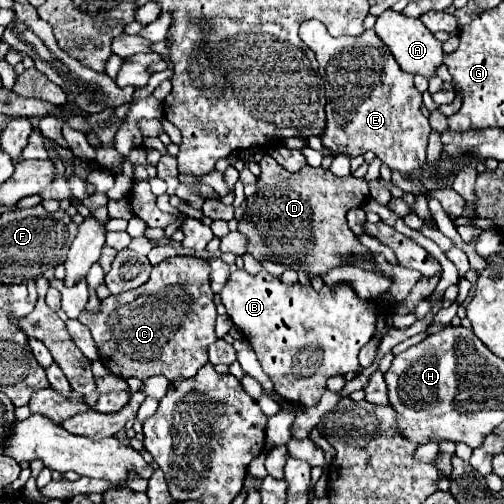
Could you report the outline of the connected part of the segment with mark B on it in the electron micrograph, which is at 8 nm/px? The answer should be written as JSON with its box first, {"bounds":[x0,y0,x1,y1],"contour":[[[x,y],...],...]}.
{"bounds":[221,270,387,408],"contour":[[[245,270],[233,272],[221,298],[229,318],[255,350],[263,372],[273,380],[277,394],[299,408],[319,404],[327,378],[361,372],[357,354],[375,334],[377,314],[387,312],[383,304],[361,300],[347,284],[313,290],[311,284],[283,284],[265,270],[255,276]]]}

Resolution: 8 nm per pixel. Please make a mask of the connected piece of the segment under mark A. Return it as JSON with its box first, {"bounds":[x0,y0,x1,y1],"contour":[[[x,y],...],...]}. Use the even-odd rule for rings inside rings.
{"bounds":[375,8,443,78],"contour":[[[389,8],[377,18],[375,32],[389,46],[389,50],[393,52],[401,70],[405,70],[409,74],[421,74],[425,78],[431,78],[437,74],[437,68],[443,64],[441,42],[421,24],[419,18],[407,18],[401,12],[395,12]]]}

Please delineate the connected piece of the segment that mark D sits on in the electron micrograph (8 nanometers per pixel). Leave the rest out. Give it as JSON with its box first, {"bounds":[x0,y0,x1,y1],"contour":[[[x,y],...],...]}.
{"bounds":[237,156,369,276],"contour":[[[265,156],[259,166],[261,176],[257,178],[255,194],[247,198],[247,208],[237,228],[249,240],[247,252],[259,262],[271,260],[297,272],[321,276],[345,264],[341,254],[367,250],[345,220],[347,210],[363,206],[365,198],[369,198],[369,184],[363,178],[337,178],[329,170],[323,172],[323,168],[313,166],[303,166],[291,174],[271,156]]]}

